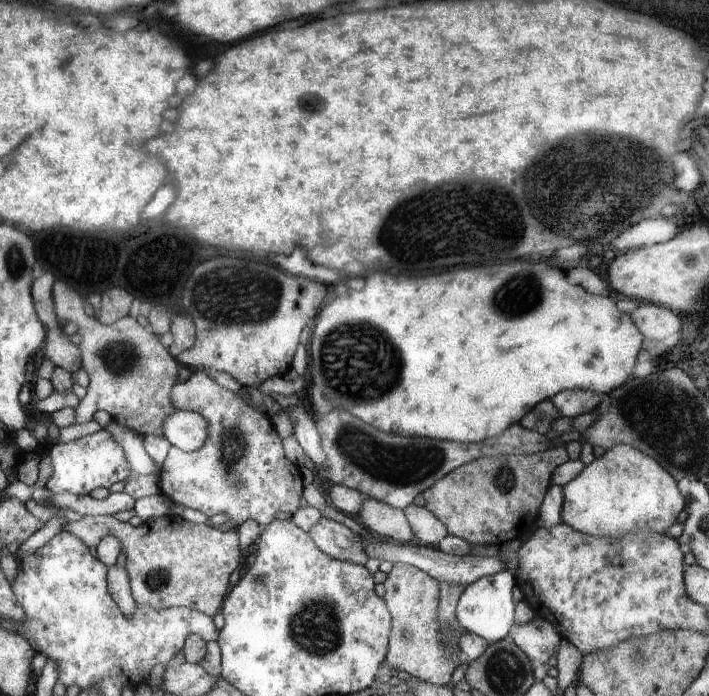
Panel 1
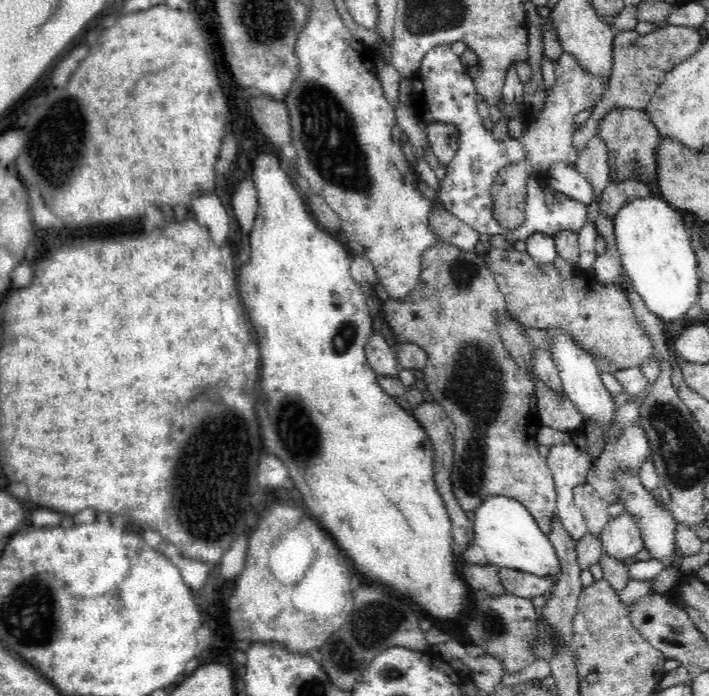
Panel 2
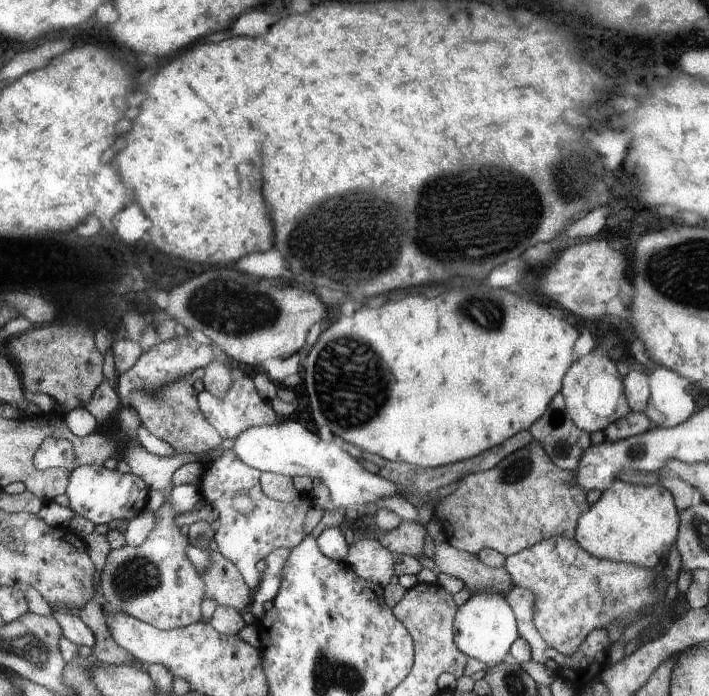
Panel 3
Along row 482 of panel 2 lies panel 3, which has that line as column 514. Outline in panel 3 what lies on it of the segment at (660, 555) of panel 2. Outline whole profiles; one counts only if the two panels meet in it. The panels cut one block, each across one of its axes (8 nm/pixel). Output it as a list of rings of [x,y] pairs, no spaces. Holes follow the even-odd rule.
[[[491,592],[471,594],[471,598],[463,606],[459,606],[453,620],[453,628],[457,650],[469,656],[469,660],[479,660],[489,668],[501,664],[509,656],[509,646],[519,638],[517,622],[511,606],[505,602],[505,596]]]

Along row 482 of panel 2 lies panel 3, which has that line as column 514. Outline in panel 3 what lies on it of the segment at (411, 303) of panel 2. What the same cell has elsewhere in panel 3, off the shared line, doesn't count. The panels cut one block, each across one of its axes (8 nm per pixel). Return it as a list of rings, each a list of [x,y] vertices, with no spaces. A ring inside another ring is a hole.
[[[531,440],[531,444],[523,446],[523,450],[515,450],[513,454],[503,458],[503,462],[499,462],[493,470],[465,476],[455,492],[441,498],[439,504],[433,506],[435,508],[433,518],[439,520],[447,544],[453,546],[455,550],[477,556],[481,550],[489,548],[489,550],[497,550],[507,558],[549,538],[573,540],[579,516],[589,510],[589,504],[585,502],[585,494],[587,494],[585,490],[575,486],[573,472],[557,468],[545,454],[543,446],[537,440]]]

